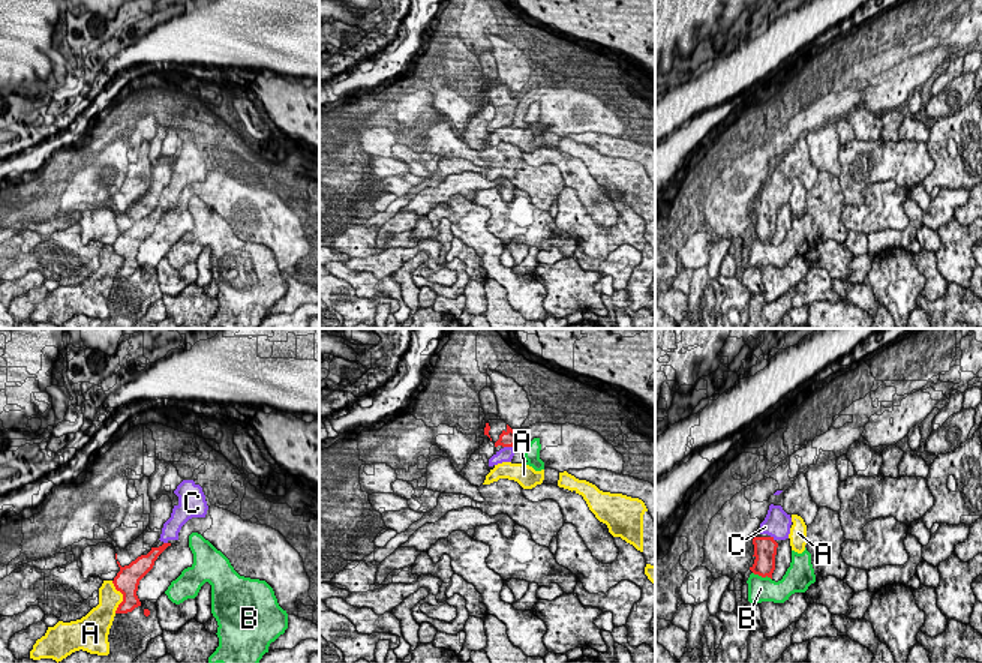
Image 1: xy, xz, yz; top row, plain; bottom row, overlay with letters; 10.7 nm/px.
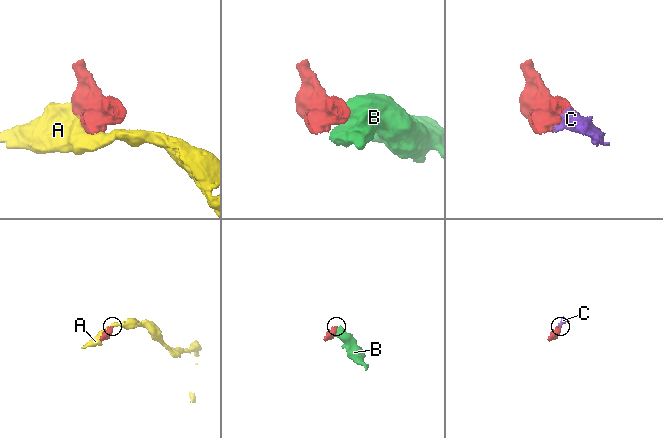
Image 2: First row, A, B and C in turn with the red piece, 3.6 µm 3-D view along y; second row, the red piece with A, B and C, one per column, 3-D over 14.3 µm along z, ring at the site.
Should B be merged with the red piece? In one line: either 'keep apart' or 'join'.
keep apart

